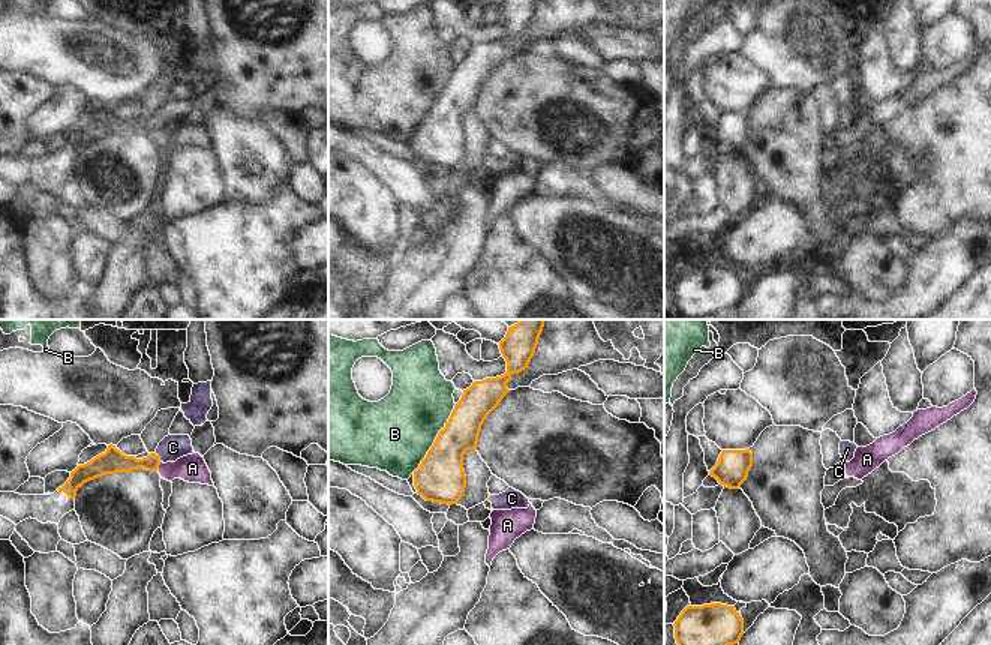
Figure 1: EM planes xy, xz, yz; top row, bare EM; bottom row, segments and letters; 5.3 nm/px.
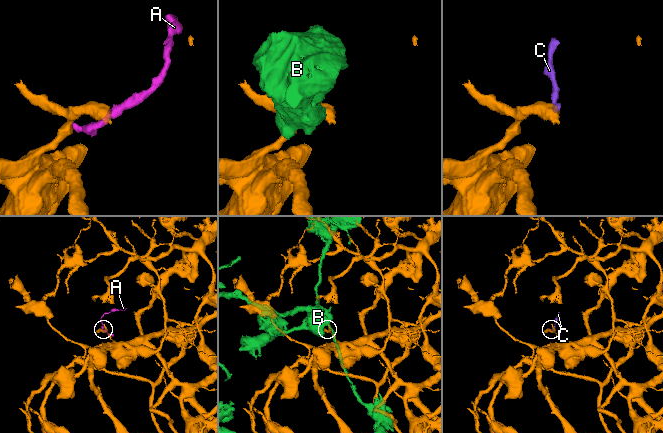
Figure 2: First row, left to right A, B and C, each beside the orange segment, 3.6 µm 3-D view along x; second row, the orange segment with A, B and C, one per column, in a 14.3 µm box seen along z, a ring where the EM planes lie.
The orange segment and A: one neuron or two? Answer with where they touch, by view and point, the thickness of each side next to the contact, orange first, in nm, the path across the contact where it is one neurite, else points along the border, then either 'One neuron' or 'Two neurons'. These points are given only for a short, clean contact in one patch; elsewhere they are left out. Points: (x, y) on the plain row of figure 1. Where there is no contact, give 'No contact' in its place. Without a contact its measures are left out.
Touches orange at xy (158, 131). Thickness 130 nm (orange) against 150 nm. Boundary: xy (161, 126), (156, 134). Two neurons.

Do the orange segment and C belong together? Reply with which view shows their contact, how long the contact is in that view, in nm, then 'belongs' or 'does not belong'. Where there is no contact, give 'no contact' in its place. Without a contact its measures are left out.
meets orange in xy; contact 60 nm long; belongs

